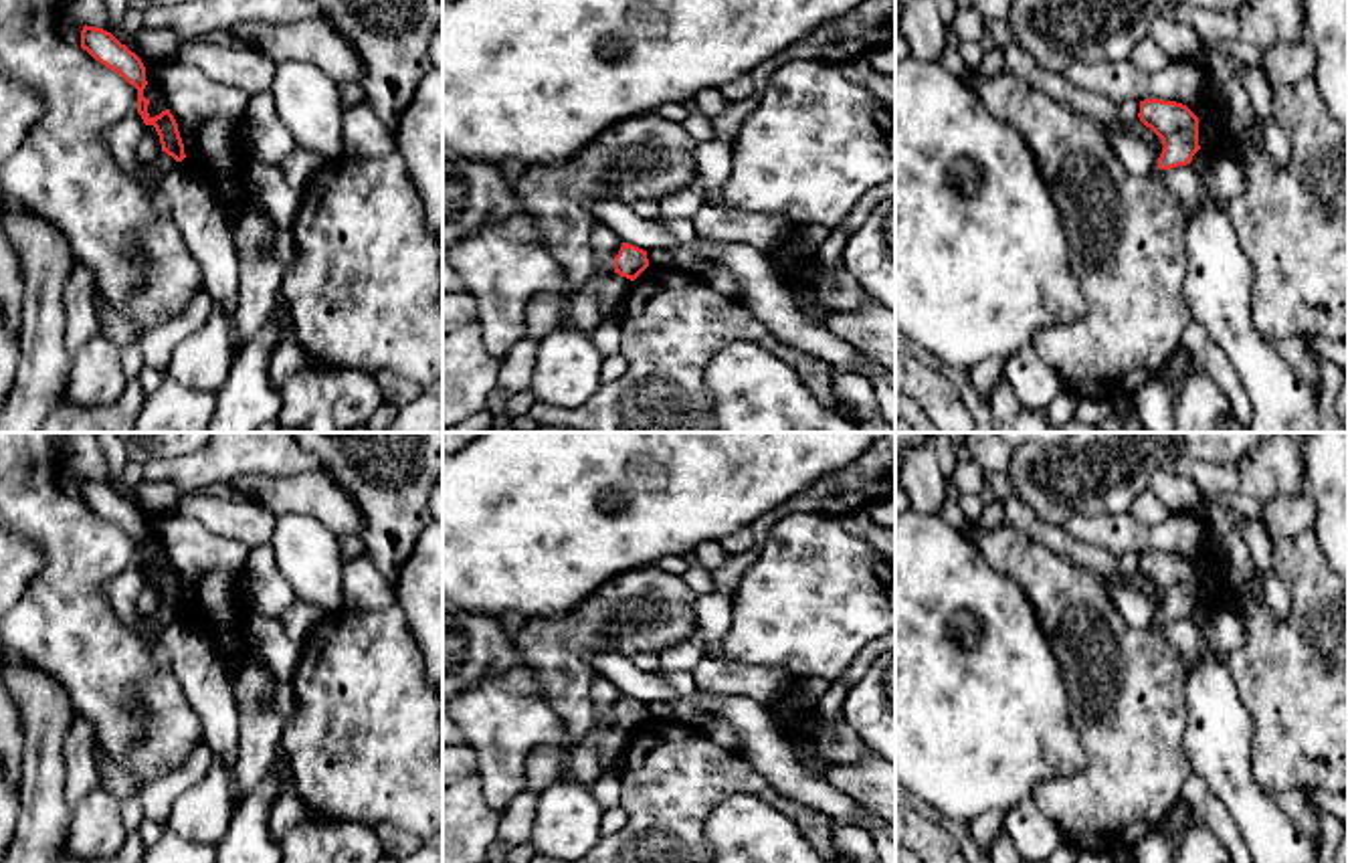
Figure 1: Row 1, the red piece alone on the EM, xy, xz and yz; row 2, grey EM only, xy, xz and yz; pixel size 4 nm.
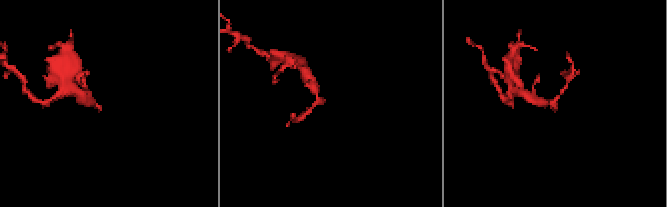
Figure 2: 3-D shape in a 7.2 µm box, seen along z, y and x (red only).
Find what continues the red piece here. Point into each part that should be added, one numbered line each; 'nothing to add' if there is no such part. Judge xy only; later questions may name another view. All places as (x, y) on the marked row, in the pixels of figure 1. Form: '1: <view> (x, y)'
nothing to add

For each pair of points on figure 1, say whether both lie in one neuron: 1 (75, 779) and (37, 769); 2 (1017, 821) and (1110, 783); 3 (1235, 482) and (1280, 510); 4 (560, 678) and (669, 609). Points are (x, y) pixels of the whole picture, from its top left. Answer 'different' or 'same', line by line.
1: different
2: different
3: different
4: same

